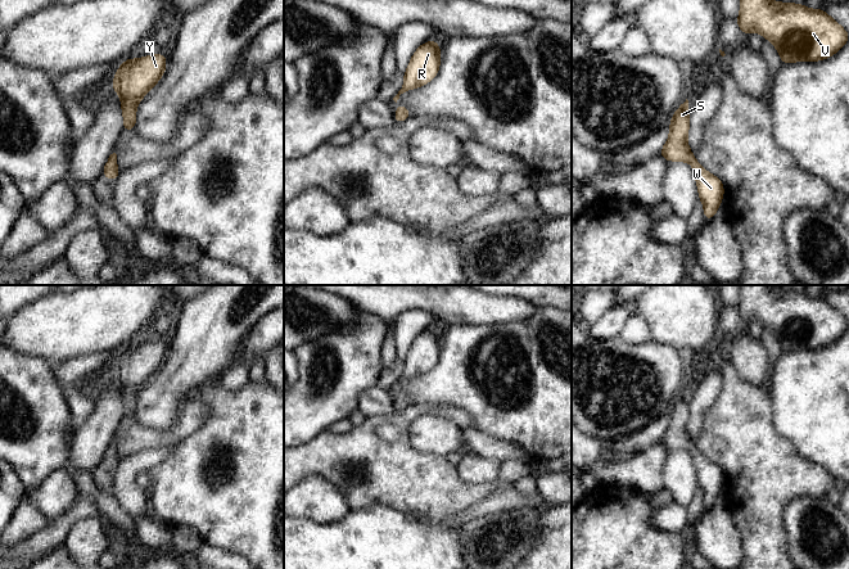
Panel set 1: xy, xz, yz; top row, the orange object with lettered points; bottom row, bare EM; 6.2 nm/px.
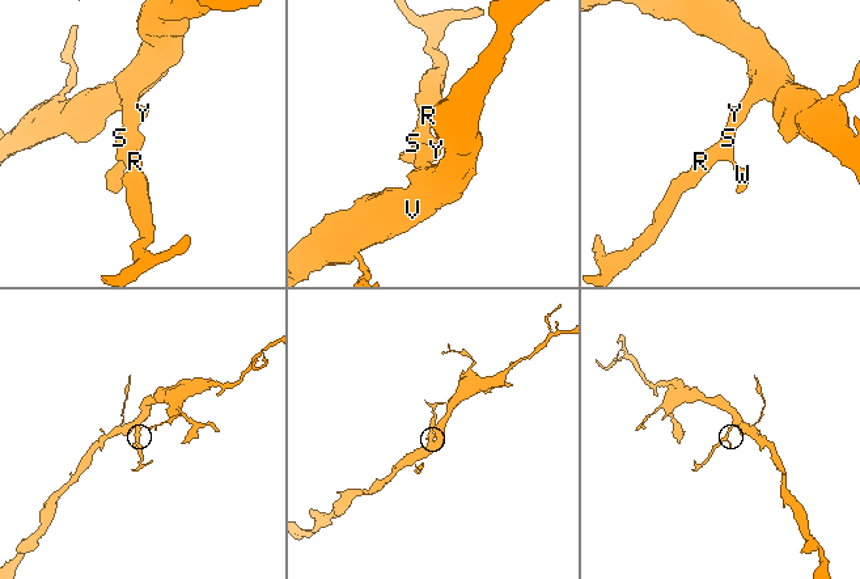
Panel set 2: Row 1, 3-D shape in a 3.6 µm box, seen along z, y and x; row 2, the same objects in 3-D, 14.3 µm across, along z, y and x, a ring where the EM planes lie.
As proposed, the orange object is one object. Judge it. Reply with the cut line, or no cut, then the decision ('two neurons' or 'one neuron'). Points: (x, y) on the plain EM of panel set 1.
no cut; one neuron

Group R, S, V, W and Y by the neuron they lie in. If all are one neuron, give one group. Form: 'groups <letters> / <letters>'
groups R S V W Y

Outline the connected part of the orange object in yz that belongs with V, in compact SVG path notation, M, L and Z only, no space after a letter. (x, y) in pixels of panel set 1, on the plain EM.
M740 285L740 301L736 311L748 325L753 319L759 320L764 328L769 328L777 337L782 352L795 349L819 349L840 339L849 329L849 321L832 304L821 295L809 297L804 292L771 289L769 285Z

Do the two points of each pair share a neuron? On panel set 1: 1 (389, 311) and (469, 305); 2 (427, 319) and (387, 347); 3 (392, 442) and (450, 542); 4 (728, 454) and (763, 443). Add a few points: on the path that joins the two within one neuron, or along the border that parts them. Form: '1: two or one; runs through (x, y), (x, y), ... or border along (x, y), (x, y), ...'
1: one; runs through (409, 299), (436, 299), (450, 305)
2: two; border along (392, 321), (396, 358)
3: two; border along (407, 513), (415, 516), (443, 520)
4: one; runs through (737, 445), (754, 445)

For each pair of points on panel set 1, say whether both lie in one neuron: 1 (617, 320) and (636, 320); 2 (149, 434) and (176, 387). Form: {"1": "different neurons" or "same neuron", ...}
{"1": "different neurons", "2": "different neurons"}

